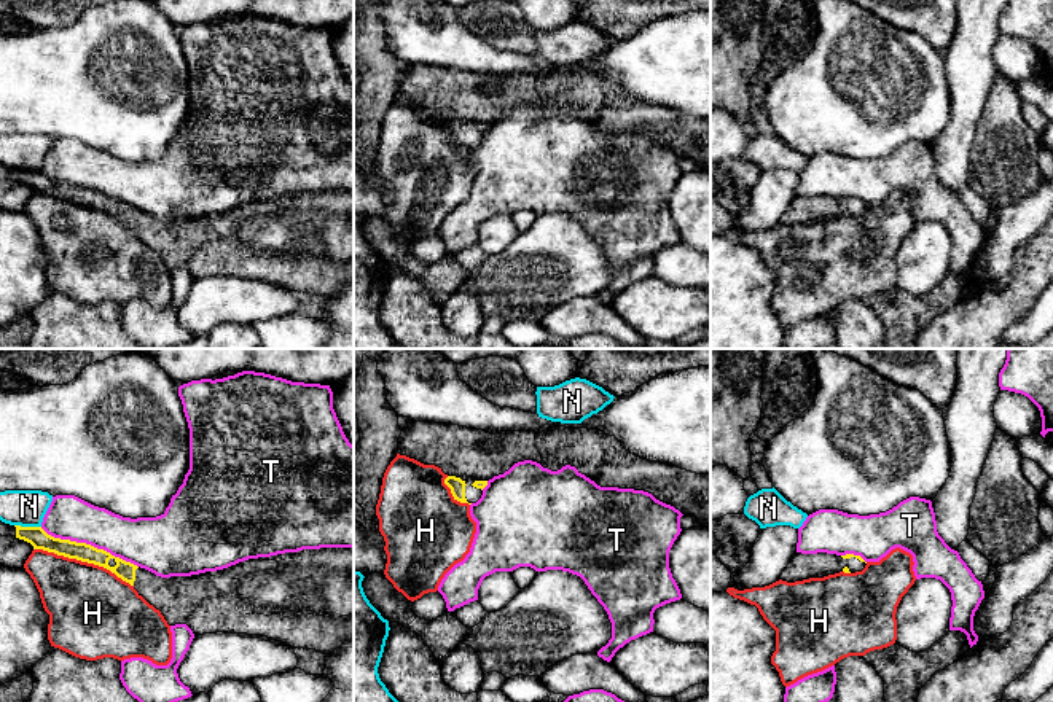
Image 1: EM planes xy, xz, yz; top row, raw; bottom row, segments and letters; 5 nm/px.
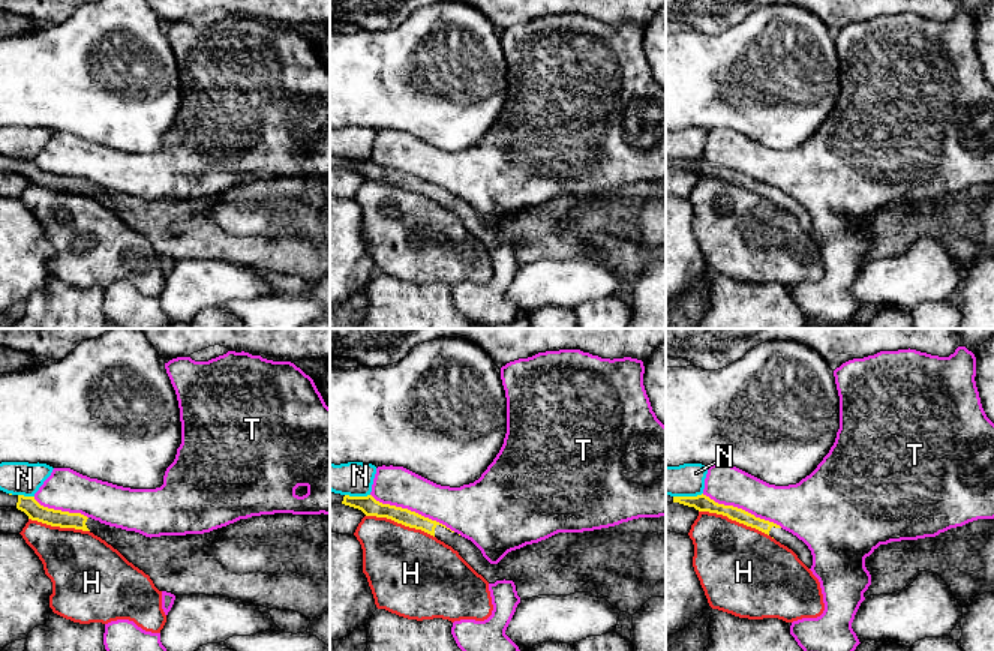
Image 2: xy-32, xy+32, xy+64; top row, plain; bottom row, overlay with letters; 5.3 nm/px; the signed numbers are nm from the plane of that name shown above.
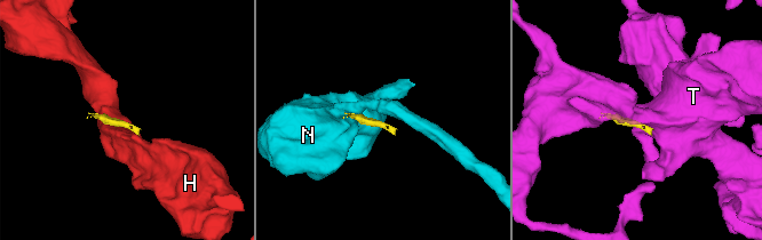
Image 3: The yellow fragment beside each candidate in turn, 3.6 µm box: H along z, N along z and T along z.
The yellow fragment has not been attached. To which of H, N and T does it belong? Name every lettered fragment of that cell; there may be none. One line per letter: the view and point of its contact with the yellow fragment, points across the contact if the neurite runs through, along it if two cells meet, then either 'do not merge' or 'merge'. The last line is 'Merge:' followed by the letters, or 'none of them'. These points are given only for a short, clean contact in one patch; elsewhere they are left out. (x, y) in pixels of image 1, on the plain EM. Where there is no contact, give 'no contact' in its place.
H: xy (83, 204) | do not merge
N: xy (27, 171) | along xy (15, 167), (40, 171) | do not merge
T: xy (90, 188) | do not merge
Merge: none of them

